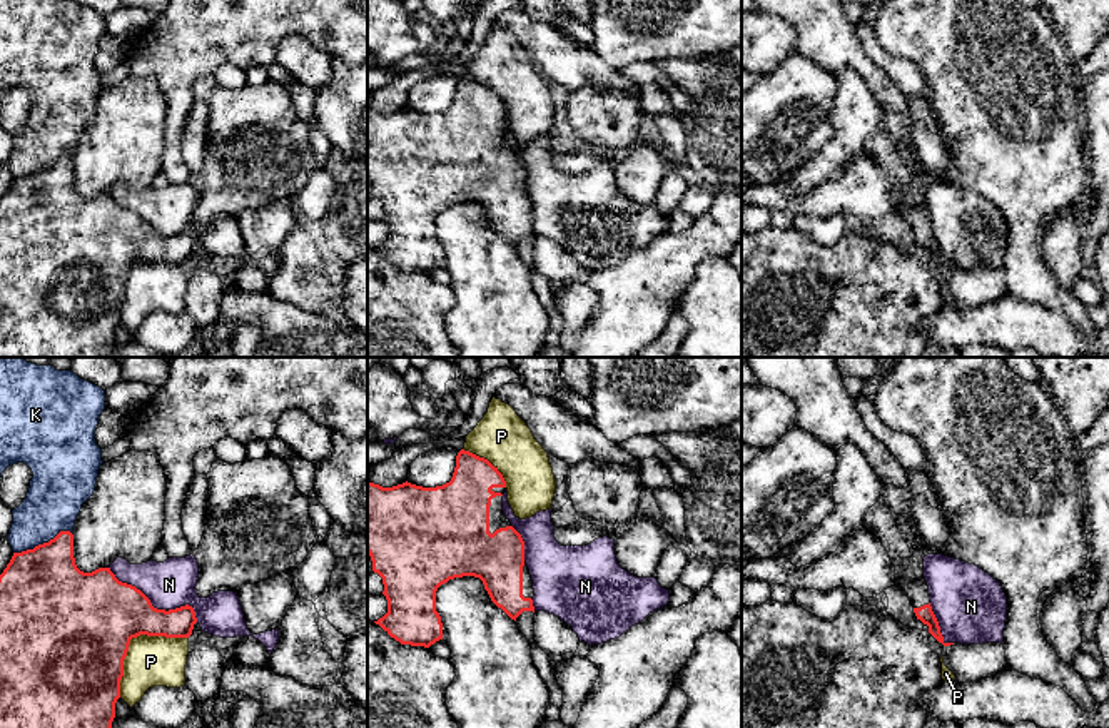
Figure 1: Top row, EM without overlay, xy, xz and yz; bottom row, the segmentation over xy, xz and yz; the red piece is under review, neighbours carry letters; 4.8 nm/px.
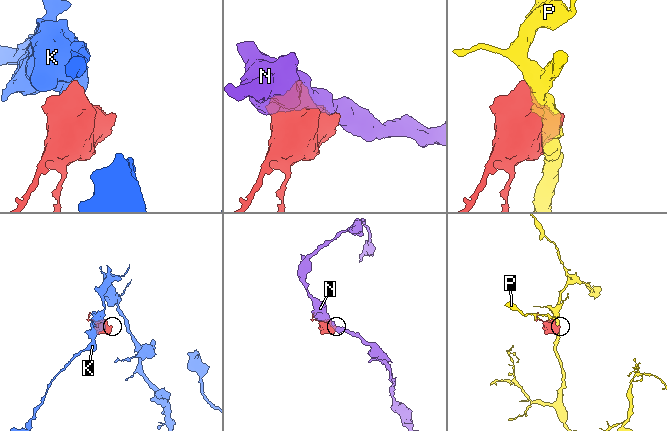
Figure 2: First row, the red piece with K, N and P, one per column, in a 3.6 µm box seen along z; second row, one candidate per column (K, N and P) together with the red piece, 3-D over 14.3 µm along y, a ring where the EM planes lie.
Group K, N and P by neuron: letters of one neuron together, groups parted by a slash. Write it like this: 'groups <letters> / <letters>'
groups K / N / P

